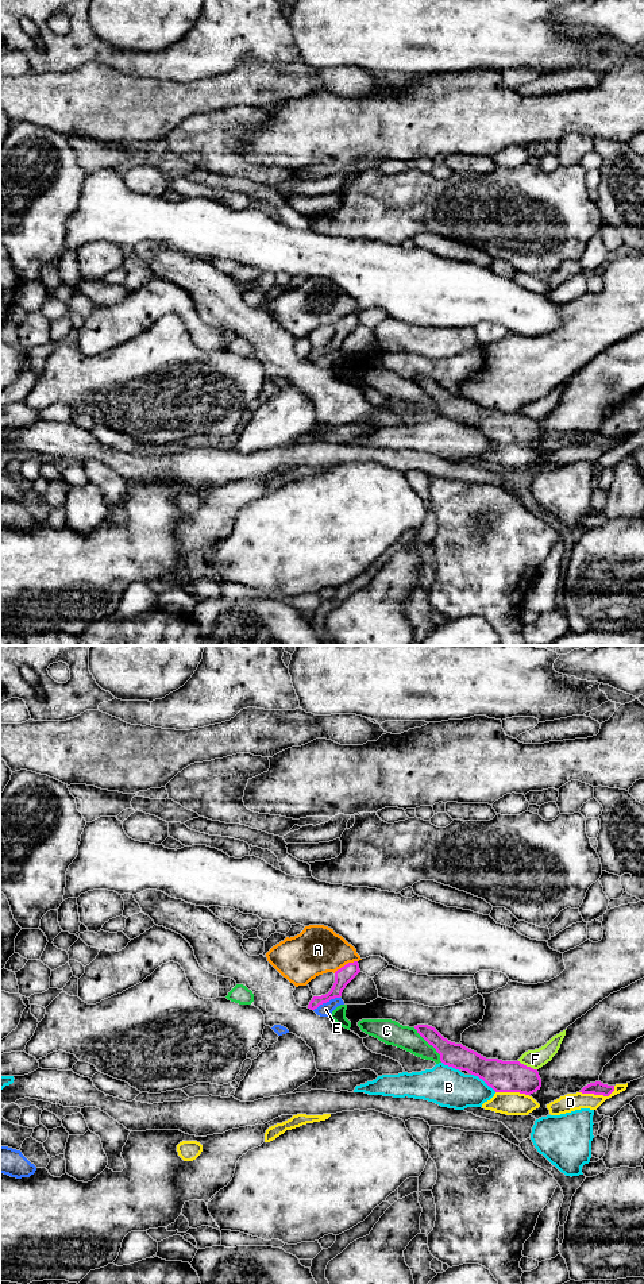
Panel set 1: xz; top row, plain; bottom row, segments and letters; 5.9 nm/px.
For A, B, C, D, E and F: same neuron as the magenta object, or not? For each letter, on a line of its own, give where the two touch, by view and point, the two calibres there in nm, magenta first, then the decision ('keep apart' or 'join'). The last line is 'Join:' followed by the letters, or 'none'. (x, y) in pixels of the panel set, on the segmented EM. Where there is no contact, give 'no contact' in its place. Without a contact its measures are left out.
A: xz (346, 964) | 100/300 nm | keep apart
B: xz (484, 1080) | 190/240 nm | keep apart
C: xz (431, 1044) | 140/140 nm | keep apart
D: xz (598, 1094) | 80/110 nm | keep apart
E: xz (326, 1002) | 100/80 nm | keep apart
F: xz (528, 1067) | 190/110 nm | keep apart
Join: none

